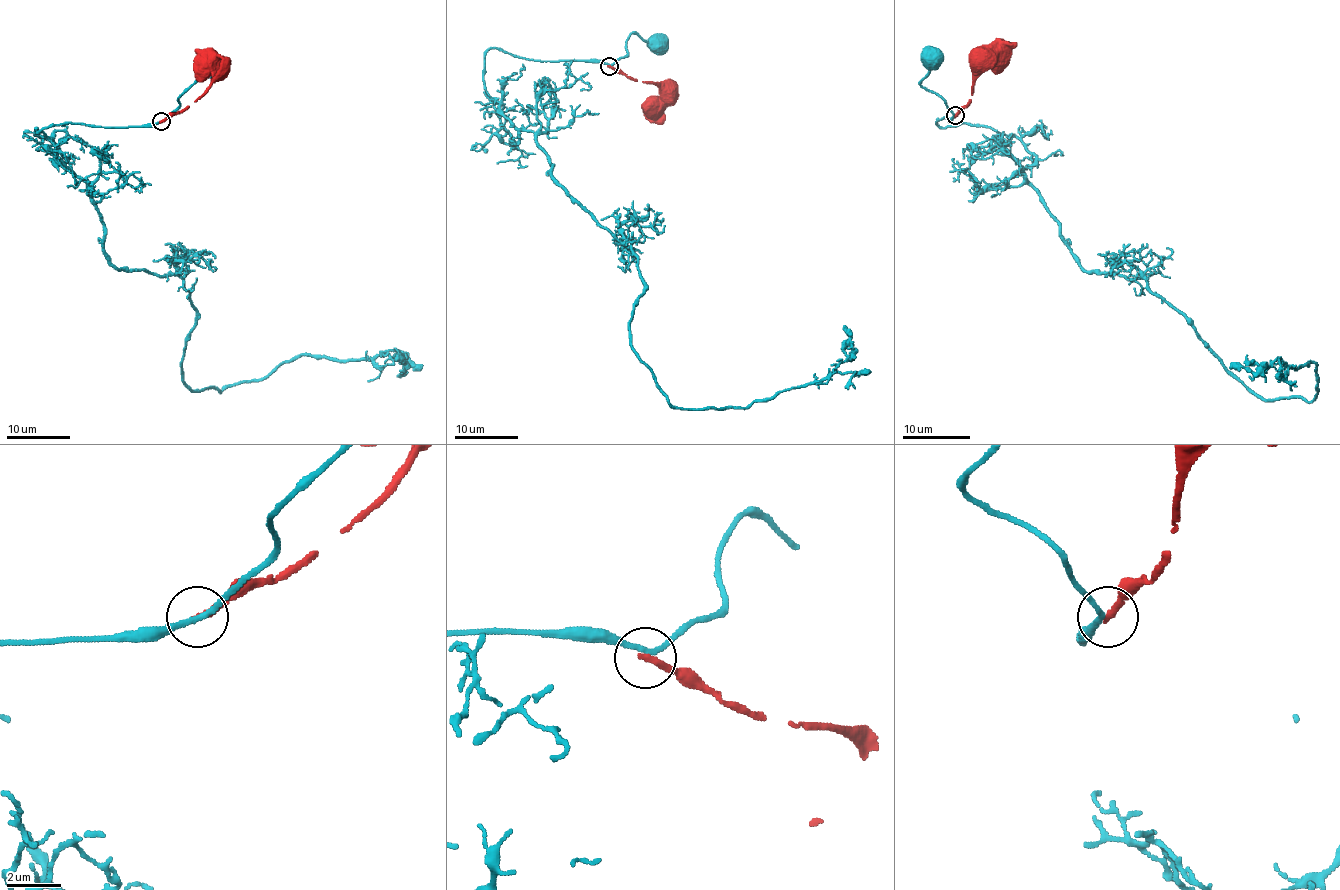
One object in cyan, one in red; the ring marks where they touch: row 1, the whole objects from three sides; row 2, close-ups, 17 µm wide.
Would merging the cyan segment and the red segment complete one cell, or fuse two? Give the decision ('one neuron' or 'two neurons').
two neurons

